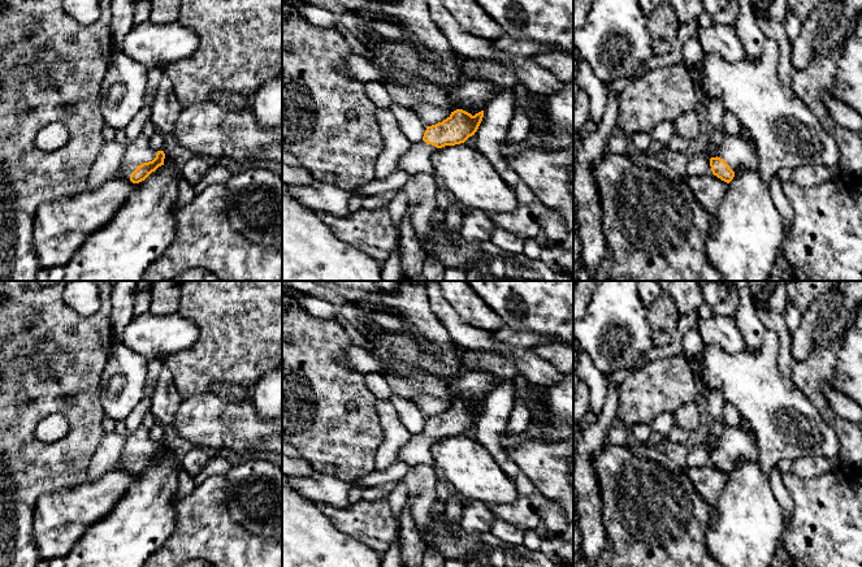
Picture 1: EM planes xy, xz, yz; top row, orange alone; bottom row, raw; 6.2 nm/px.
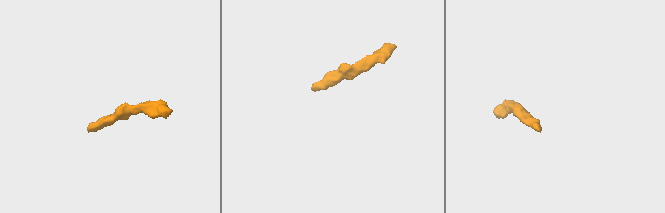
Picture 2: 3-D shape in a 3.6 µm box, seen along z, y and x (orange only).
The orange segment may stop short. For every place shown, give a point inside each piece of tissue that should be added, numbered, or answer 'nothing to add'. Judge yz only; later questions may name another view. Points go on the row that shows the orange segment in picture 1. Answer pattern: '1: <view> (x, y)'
1: yz (736, 151)

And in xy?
1: xy (138, 151)

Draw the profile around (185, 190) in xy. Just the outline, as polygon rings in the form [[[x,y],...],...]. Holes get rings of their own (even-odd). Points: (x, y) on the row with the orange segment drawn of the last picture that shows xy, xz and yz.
[[[181,176],[177,183],[176,209],[178,211],[178,209],[187,207],[194,198],[195,198],[195,186],[187,182]]]

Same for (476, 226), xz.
[[[467,209],[462,222],[460,237],[469,242],[489,242],[494,228],[486,212]]]

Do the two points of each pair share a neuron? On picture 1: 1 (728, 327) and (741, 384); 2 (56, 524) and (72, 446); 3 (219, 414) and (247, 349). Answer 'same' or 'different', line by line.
1: different
2: different
3: different

